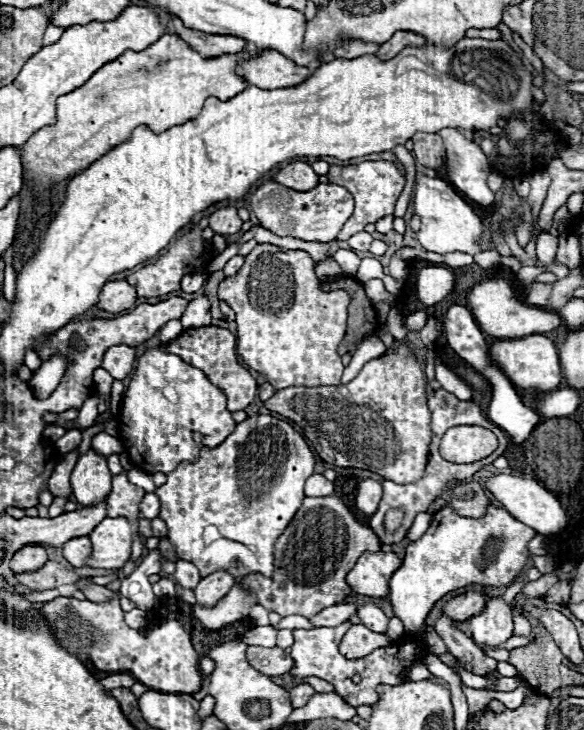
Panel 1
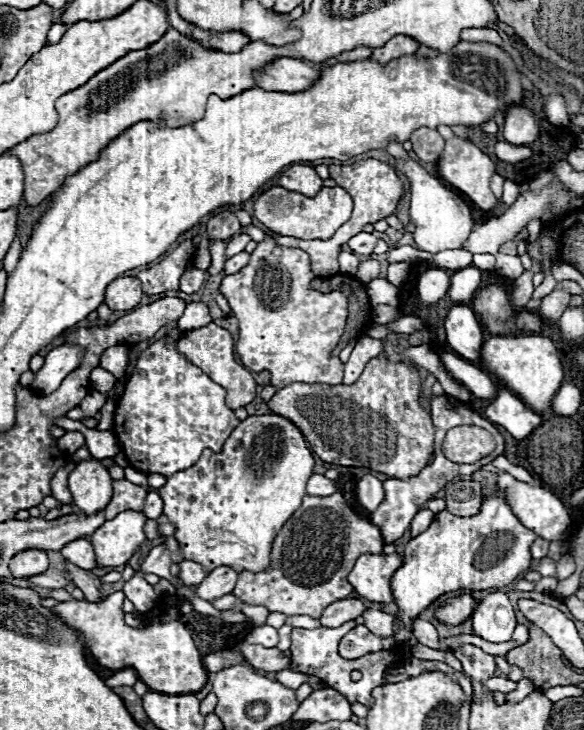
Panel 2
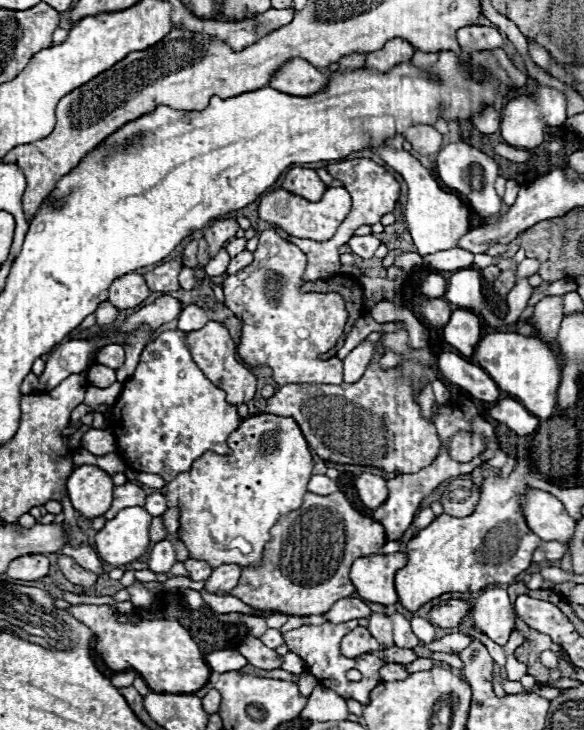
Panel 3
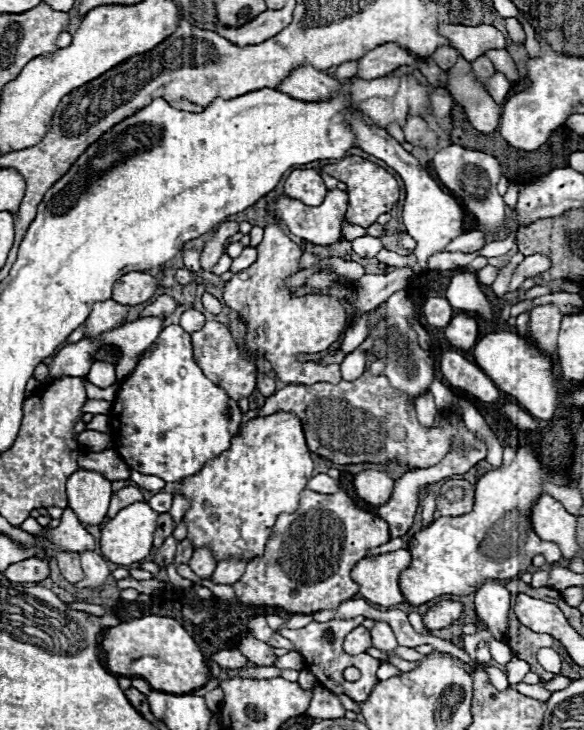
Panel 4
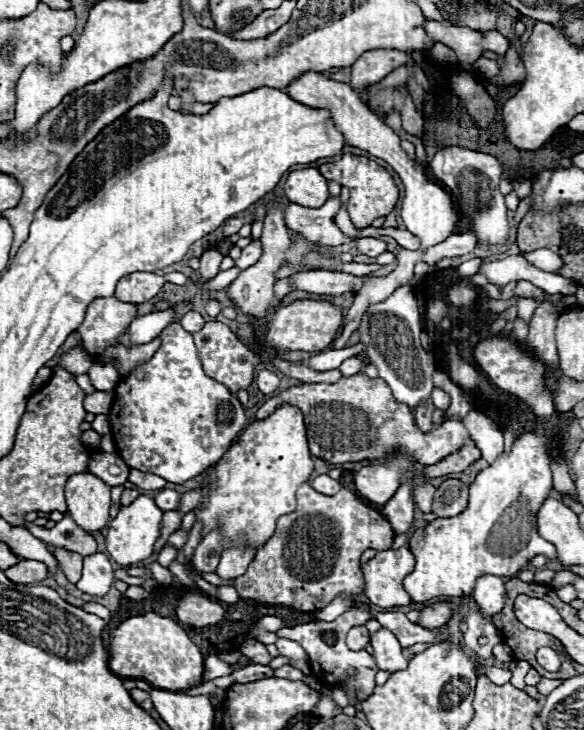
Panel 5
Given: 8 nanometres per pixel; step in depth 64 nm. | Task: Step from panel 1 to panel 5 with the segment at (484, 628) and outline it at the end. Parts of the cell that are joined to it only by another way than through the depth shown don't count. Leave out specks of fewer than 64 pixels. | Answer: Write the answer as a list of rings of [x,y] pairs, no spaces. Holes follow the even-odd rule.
[[[480,576],[480,580],[476,580],[472,598],[476,600],[476,604],[480,606],[482,614],[492,618],[494,614],[498,614],[504,608],[506,602],[506,578],[504,576]]]

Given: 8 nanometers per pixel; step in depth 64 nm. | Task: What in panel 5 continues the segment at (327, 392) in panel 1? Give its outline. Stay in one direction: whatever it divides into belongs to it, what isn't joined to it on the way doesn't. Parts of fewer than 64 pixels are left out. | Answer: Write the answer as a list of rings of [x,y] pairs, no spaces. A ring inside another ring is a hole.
[[[362,372],[348,378],[342,376],[334,384],[302,384],[296,388],[288,388],[280,396],[270,398],[256,412],[256,420],[268,418],[282,402],[288,402],[302,410],[312,456],[332,464],[376,460],[392,452],[394,448],[398,452],[408,454],[414,462],[432,466],[440,462],[444,456],[450,456],[452,452],[458,452],[460,448],[464,448],[466,440],[470,438],[470,432],[462,420],[444,422],[442,426],[434,428],[428,434],[420,432],[418,426],[414,424],[412,410],[394,400],[384,380],[380,378],[370,380]],[[324,454],[328,454],[330,458],[324,458]]]

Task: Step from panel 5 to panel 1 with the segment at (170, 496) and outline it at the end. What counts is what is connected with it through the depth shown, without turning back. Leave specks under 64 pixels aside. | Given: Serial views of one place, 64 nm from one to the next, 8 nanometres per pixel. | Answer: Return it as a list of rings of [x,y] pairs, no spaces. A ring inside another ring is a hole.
[[[152,492],[152,494],[146,494],[142,504],[140,504],[140,514],[148,520],[154,520],[158,514],[160,514],[160,500],[158,496]]]

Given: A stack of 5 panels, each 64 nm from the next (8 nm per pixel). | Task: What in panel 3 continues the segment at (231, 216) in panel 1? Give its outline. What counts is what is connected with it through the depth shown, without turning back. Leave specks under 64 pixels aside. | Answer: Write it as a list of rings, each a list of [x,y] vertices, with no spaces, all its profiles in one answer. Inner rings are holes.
[[[228,218],[228,220],[216,220],[212,222],[212,226],[208,226],[204,230],[204,238],[208,242],[208,256],[210,260],[220,252],[220,248],[224,248],[224,244],[234,238],[238,232],[238,222]]]

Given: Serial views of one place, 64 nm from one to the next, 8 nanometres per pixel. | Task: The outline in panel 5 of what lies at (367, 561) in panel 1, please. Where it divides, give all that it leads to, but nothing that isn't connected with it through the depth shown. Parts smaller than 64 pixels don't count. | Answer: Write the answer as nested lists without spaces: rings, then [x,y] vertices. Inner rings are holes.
[[[392,548],[380,550],[364,568],[366,590],[364,594],[370,598],[370,604],[382,608],[408,606],[412,598],[404,592],[400,580],[412,572],[412,564],[416,564],[412,552],[408,548]]]

